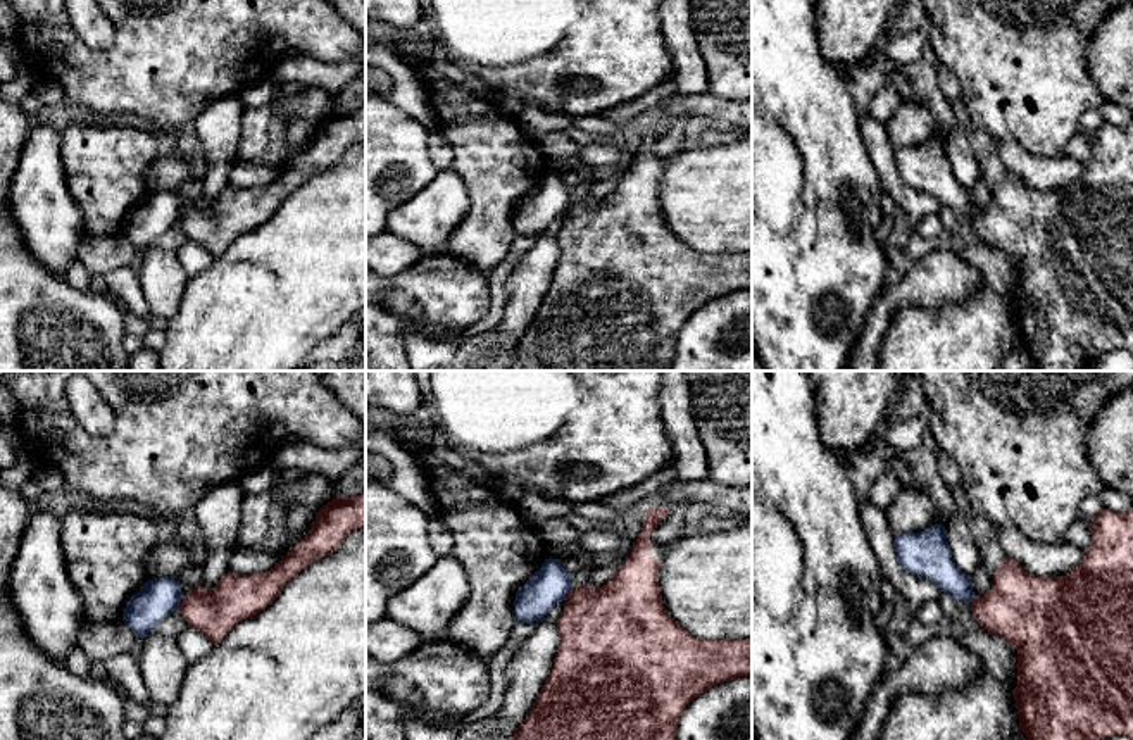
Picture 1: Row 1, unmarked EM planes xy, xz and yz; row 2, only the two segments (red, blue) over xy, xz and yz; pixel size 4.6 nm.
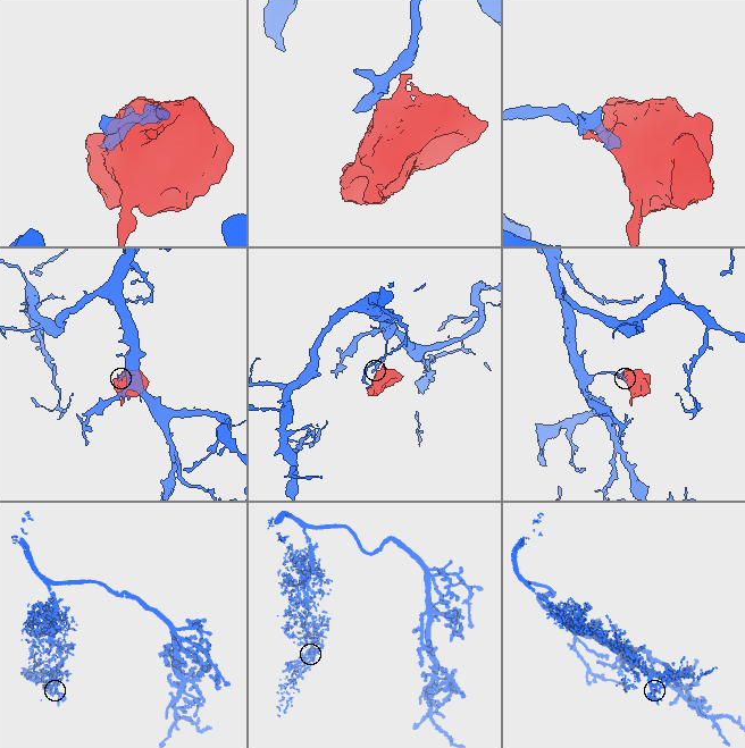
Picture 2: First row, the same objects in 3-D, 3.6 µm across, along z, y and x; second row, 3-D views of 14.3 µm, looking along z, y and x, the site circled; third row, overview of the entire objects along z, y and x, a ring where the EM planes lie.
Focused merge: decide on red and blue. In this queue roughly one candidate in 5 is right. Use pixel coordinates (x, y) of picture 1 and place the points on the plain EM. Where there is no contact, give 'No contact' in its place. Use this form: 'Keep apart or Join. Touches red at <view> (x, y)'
Keep apart. Touches red at xy (181, 216)

